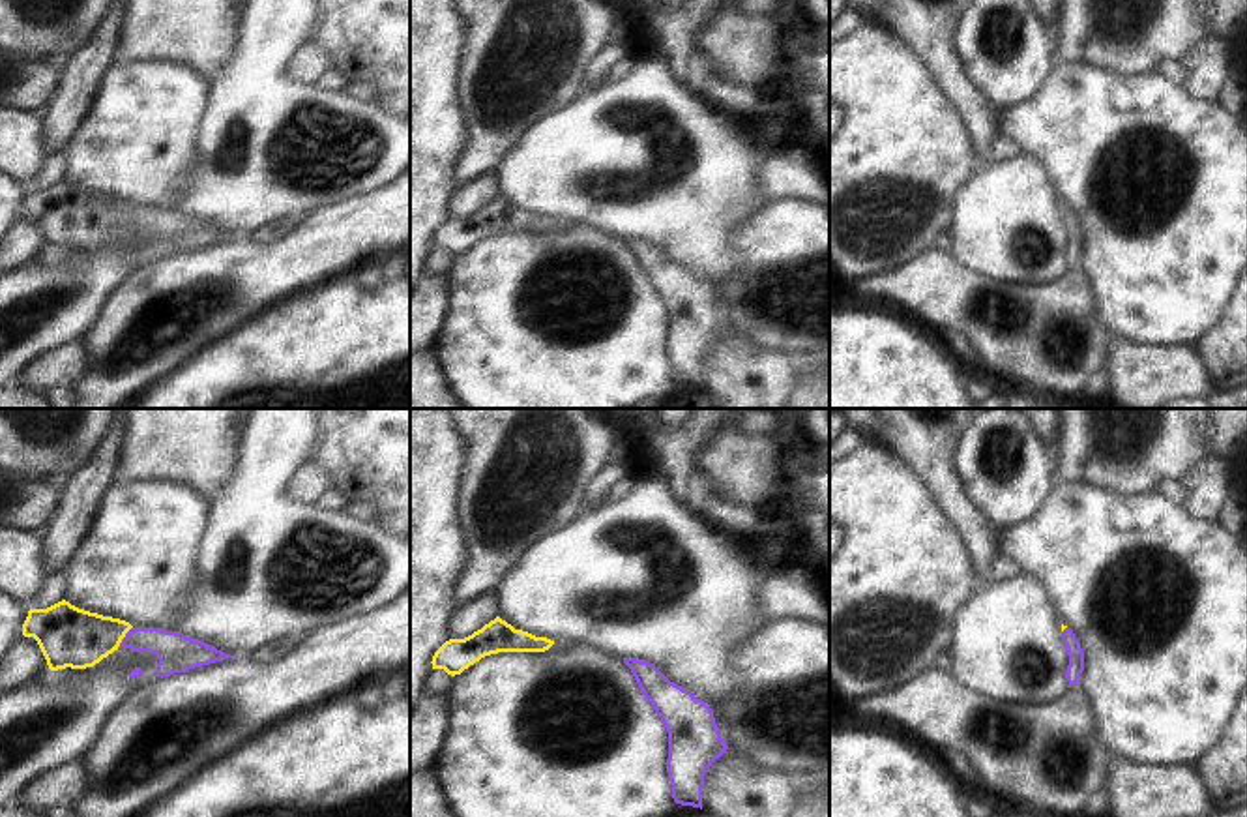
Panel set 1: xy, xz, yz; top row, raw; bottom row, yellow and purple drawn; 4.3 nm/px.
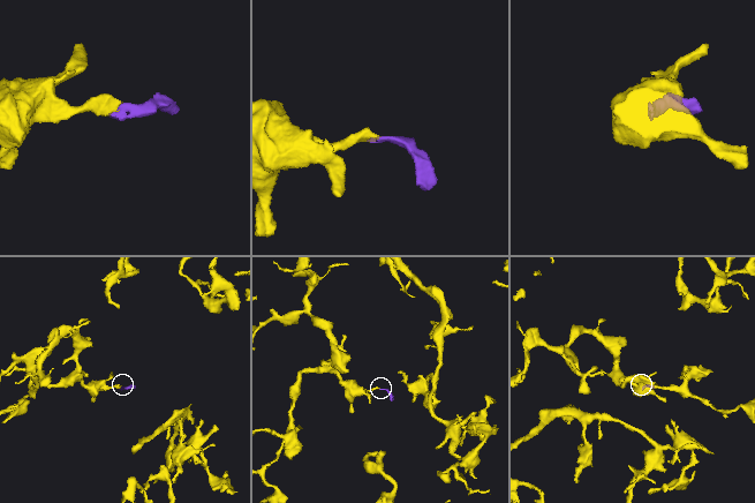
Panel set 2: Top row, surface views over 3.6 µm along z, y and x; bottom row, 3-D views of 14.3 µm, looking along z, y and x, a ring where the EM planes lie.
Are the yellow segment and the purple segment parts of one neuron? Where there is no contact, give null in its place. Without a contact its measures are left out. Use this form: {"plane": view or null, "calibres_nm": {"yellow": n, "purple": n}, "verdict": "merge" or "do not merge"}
{"plane": "xy", "calibres_nm": {"yellow": 260, "purple": 170}, "verdict": "merge"}

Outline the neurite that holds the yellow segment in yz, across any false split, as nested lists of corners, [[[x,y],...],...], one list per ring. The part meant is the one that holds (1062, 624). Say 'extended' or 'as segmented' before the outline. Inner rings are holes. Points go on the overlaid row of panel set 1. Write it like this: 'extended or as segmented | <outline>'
extended | [[[1062,624],[1062,641],[1064,641],[1067,656],[1069,656],[1065,678],[1067,678],[1069,686],[1075,686],[1080,682],[1080,675],[1084,671],[1084,652],[1080,648],[1078,639],[1073,633],[1073,630],[1064,624]]]

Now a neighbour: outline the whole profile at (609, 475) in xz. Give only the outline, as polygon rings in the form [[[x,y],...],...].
[[[609,463],[601,472],[590,482],[590,498],[601,502],[609,489],[622,478],[631,476],[637,468],[633,465]]]

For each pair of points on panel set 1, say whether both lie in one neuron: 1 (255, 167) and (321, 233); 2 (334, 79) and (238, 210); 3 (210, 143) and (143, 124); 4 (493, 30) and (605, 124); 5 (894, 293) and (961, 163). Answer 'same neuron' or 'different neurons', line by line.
1: different neurons
2: different neurons
3: different neurons
4: different neurons
5: different neurons

